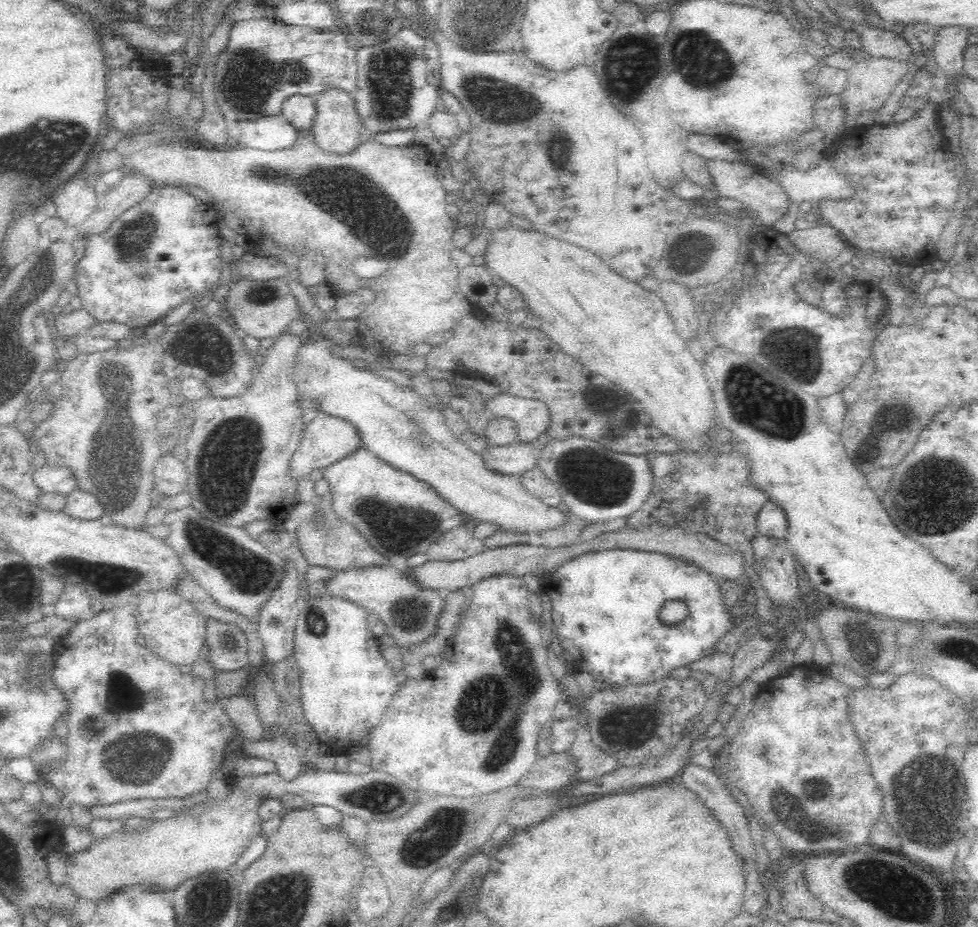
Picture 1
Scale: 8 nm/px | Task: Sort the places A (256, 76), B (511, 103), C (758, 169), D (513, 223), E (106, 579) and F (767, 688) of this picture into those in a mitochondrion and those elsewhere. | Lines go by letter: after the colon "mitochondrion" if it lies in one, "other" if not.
A: mitochondrion
B: mitochondrion
C: other
D: other
E: mitochondrion
F: other

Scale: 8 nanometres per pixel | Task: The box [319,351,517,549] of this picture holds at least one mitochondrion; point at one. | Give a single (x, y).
(414, 427)

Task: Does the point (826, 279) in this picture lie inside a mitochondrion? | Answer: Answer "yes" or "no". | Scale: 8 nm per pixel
no

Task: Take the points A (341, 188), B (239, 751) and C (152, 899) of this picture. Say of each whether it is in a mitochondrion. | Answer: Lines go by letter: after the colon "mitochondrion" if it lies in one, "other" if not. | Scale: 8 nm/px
A: mitochondrion
B: other
C: other

